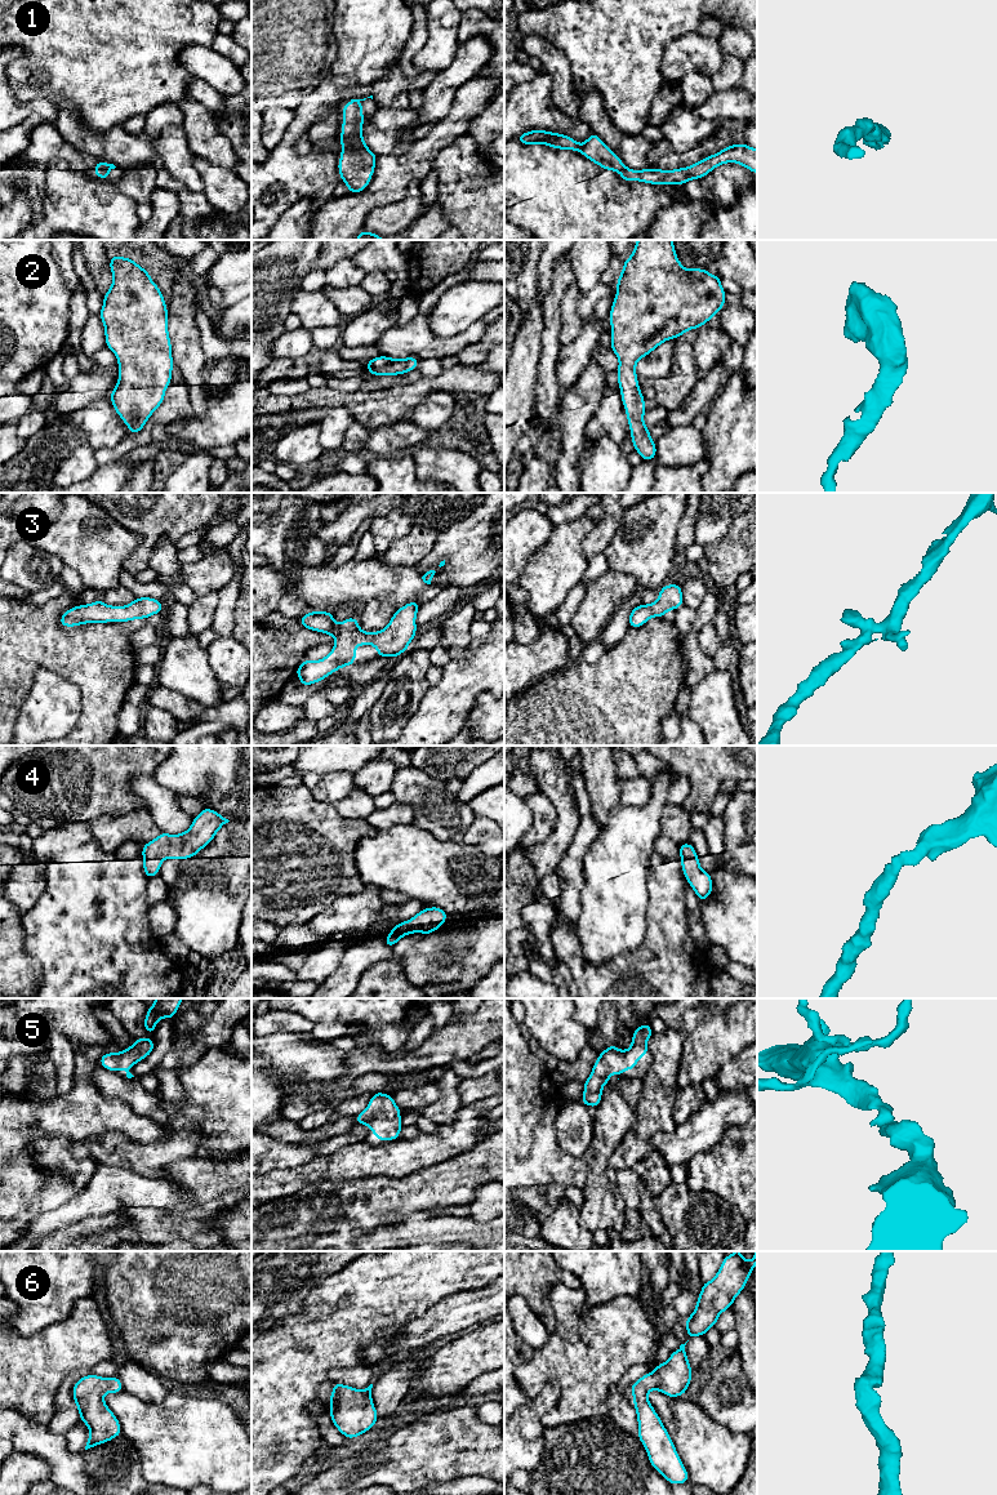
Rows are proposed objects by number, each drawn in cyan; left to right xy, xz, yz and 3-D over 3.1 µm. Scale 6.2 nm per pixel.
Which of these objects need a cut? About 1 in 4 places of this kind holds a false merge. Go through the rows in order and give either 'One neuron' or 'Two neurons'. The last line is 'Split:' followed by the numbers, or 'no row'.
1: One neuron
2: One neuron
3: One neuron
4: One neuron
5: One neuron
6: One neuron
Split: no row

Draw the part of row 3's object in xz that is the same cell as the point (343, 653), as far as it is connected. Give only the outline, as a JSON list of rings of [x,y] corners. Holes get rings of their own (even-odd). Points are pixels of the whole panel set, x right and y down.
[[[410,601],[402,608],[395,610],[387,627],[378,632],[364,632],[357,622],[356,617],[351,617],[341,622],[338,626],[334,623],[334,613],[330,611],[310,611],[303,617],[298,618],[303,628],[317,631],[321,633],[330,635],[335,637],[335,644],[333,650],[320,660],[304,659],[301,666],[295,669],[295,676],[301,678],[299,686],[307,686],[325,680],[333,672],[356,663],[356,646],[361,645],[374,645],[377,648],[377,655],[397,658],[400,654],[408,650],[409,644],[417,636],[417,613],[422,604],[417,601]]]

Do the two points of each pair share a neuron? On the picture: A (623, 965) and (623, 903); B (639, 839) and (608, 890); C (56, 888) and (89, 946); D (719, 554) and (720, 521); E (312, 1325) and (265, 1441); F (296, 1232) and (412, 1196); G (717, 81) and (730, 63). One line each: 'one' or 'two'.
A: two
B: one
C: one
D: two
E: one
F: one
G: one

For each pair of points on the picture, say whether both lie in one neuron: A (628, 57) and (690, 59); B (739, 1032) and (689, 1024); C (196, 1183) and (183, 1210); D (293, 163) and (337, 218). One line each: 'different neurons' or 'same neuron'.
A: different neurons
B: same neuron
C: same neuron
D: different neurons

